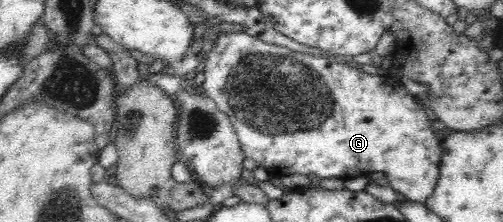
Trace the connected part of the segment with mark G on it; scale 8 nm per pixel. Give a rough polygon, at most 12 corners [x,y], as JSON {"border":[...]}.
{"border":[[218,32],[202,94],[269,176],[384,172],[442,145],[399,77]]}

